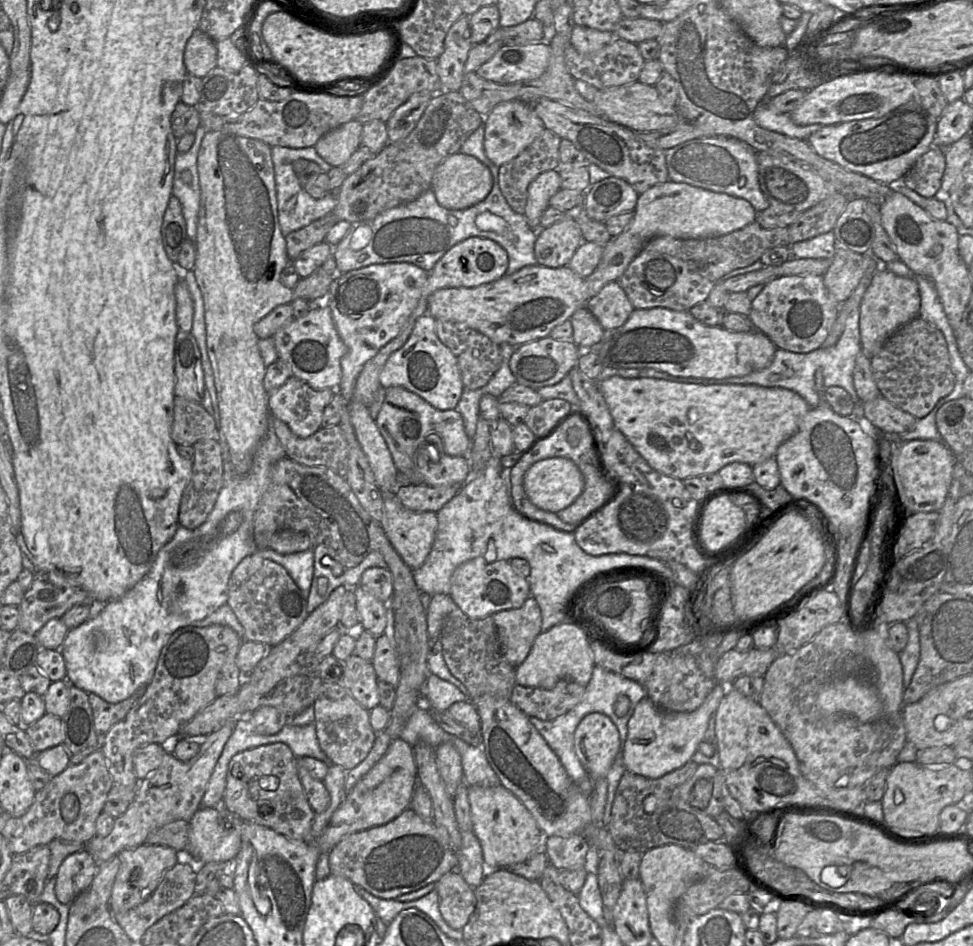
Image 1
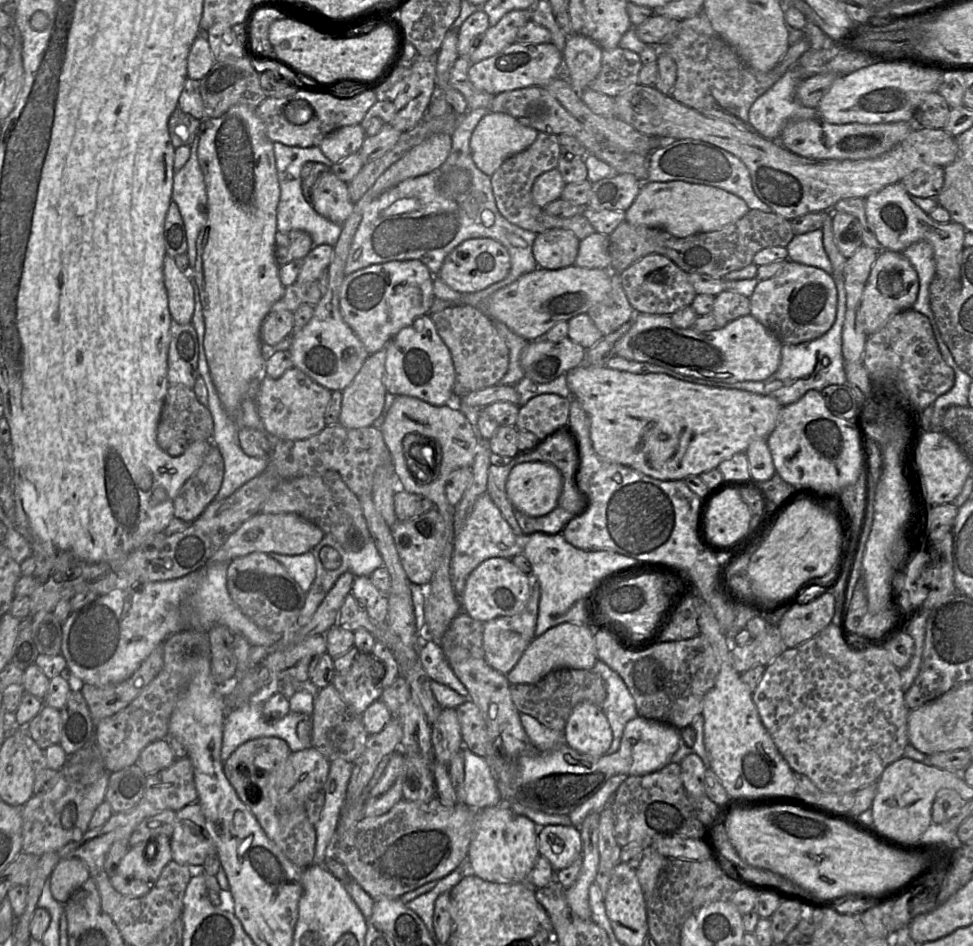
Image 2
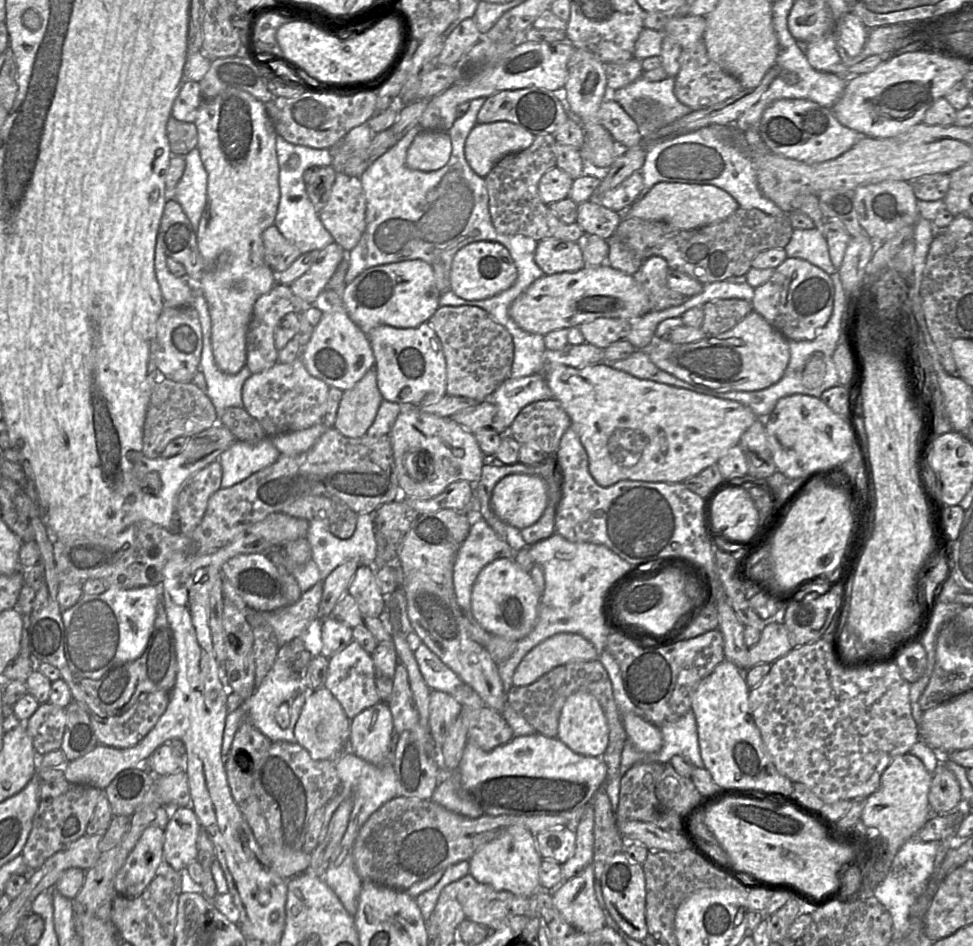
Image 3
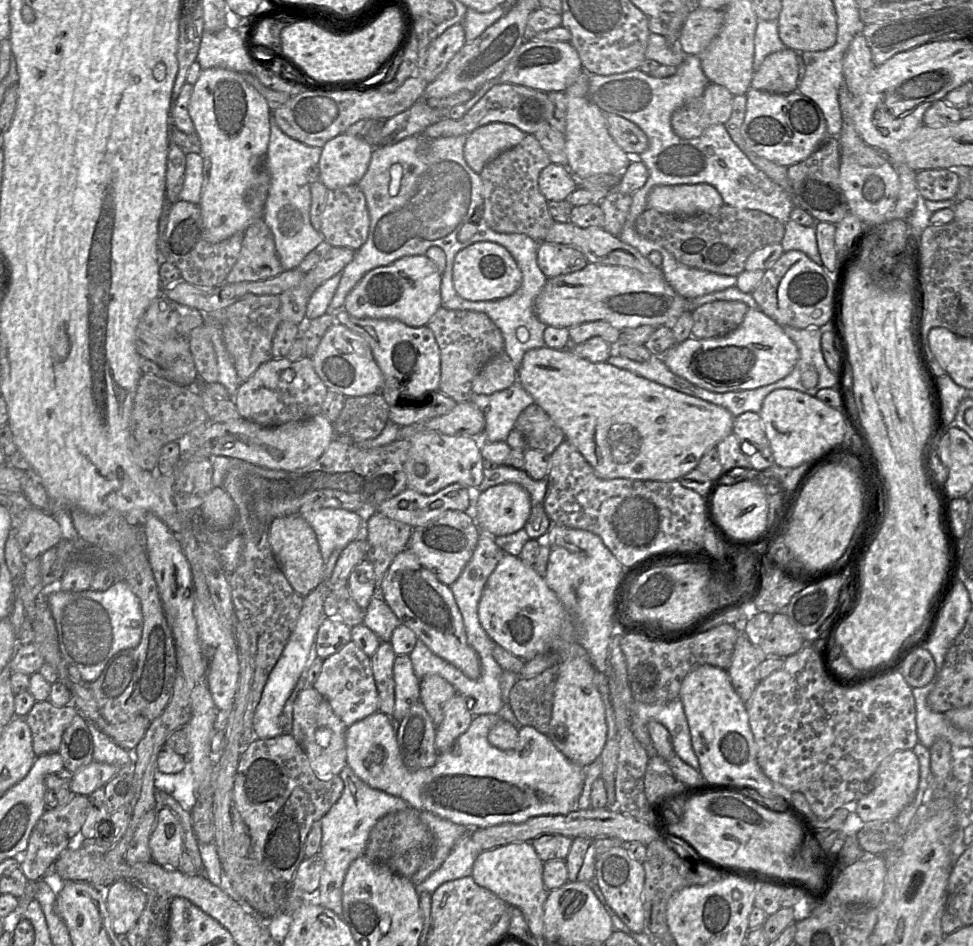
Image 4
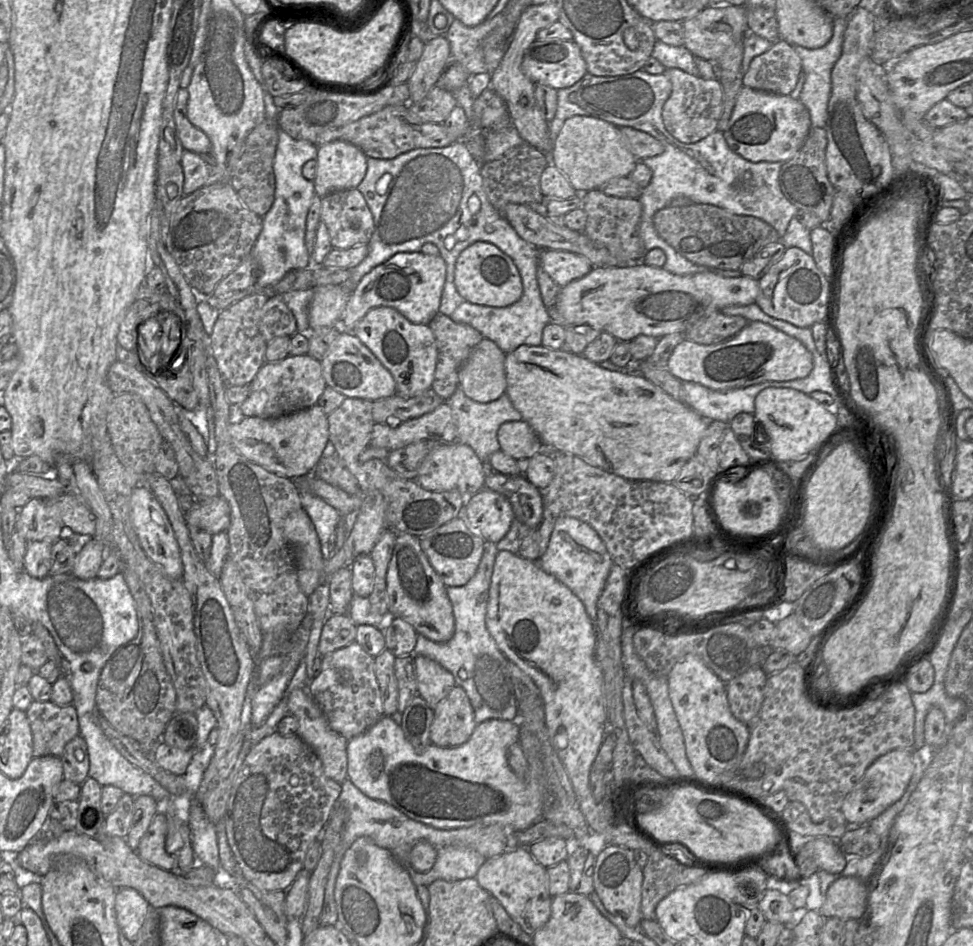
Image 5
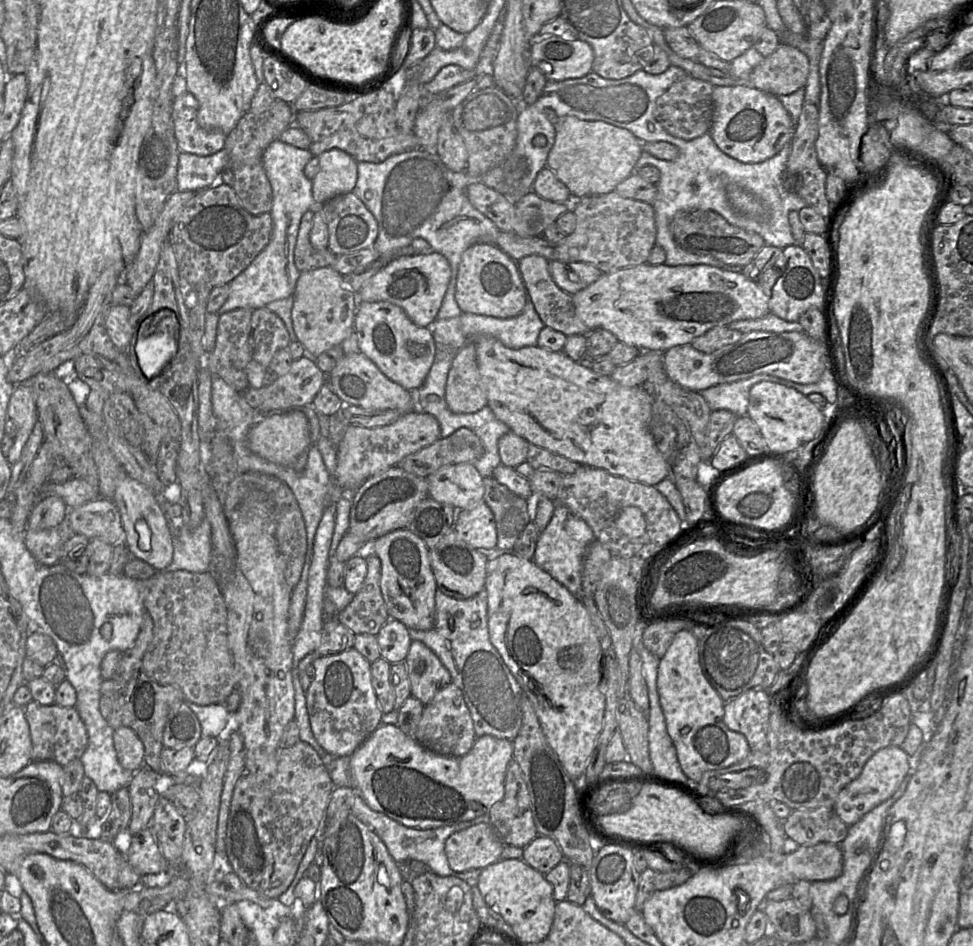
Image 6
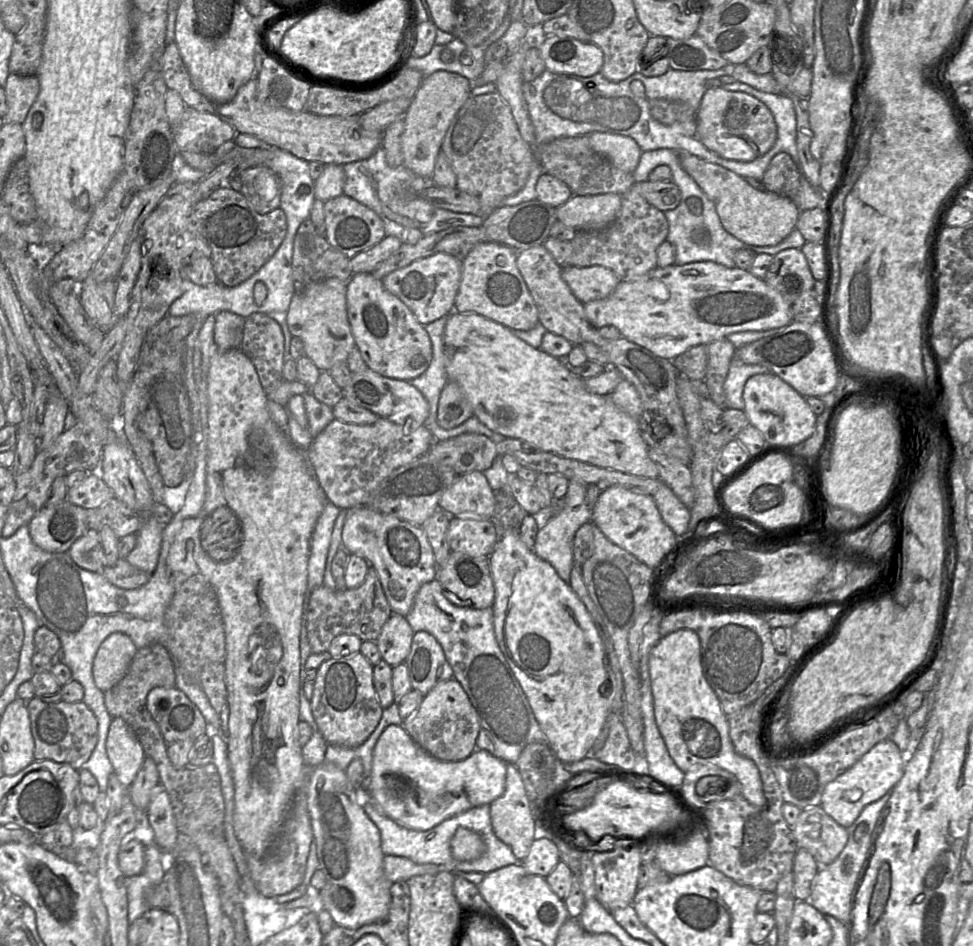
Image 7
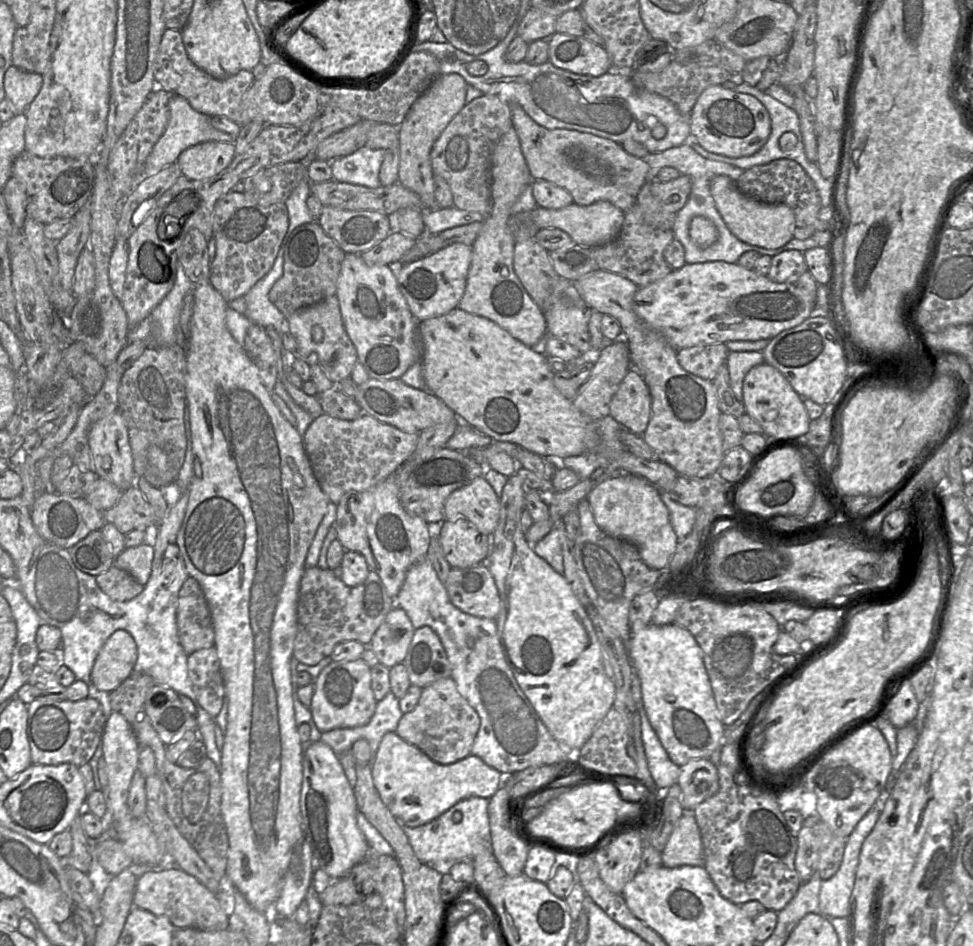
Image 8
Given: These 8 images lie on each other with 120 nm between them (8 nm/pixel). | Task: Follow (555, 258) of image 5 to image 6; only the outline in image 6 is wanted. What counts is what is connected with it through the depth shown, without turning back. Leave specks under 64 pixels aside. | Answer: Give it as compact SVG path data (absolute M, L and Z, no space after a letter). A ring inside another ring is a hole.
M549 261L549 272L554 282L571 296L595 282L603 273L585 262Z

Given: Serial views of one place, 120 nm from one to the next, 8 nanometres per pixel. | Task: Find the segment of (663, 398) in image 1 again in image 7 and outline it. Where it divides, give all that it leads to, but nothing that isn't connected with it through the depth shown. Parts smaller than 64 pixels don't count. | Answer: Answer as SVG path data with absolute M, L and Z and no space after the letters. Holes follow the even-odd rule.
M451 311L448 315L444 329L443 351L448 380L454 381L460 385L473 407L474 415L492 431L503 435L505 438L522 439L544 451L552 452L566 458L587 462L602 468L618 470L651 479L659 477L657 466L648 456L648 445L640 433L638 419L633 418L618 407L609 395L599 395L589 392L584 384L584 379L578 374L570 371L561 363L559 358L544 352L541 348L531 346L524 340L518 338L508 327L476 313L459 313L457 311Z

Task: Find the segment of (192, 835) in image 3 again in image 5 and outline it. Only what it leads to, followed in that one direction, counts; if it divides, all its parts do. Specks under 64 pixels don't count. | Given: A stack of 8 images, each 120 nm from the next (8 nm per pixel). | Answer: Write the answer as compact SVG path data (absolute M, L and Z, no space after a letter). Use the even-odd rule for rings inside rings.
M157 812L142 837L136 853L147 863L166 871L175 871L177 861L165 850L167 832L168 819L164 813Z

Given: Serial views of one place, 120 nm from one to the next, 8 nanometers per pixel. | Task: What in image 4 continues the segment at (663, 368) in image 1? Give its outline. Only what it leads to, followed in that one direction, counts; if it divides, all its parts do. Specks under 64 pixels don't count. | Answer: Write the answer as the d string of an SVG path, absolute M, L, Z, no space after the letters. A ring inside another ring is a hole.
M748 309L742 323L729 334L708 339L690 337L671 347L662 358L677 376L711 392L726 393L756 389L785 378L797 364L799 350L774 320L760 309Z

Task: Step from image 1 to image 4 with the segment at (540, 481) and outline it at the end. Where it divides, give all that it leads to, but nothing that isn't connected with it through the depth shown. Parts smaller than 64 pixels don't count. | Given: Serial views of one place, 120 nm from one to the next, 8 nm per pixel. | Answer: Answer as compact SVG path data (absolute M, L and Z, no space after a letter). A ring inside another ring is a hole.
M515 483L498 484L480 493L476 523L493 537L513 534L524 528L531 512L528 492Z

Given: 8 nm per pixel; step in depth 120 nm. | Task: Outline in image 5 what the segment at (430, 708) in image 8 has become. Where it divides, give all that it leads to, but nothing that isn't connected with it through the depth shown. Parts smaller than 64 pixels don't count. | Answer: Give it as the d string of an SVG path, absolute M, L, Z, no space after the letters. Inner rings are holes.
M458 685L433 709L431 745L457 747L467 742L476 727L470 700Z

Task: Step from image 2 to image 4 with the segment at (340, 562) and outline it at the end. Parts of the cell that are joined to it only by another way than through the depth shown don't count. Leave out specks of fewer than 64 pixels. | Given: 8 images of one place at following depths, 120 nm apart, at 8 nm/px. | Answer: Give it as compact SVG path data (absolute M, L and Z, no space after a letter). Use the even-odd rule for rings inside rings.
M303 506L299 511L315 531L325 561L334 550L343 550L359 538L363 519L356 511L321 506Z

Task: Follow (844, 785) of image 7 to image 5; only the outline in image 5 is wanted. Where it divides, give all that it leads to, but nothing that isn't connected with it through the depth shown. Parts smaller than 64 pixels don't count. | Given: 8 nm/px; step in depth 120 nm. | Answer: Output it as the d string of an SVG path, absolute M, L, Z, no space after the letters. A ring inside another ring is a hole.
M895 749L878 757L866 769L863 777L846 796L840 808L847 821L847 830L868 824L897 802L907 789L914 770L913 753L910 749Z

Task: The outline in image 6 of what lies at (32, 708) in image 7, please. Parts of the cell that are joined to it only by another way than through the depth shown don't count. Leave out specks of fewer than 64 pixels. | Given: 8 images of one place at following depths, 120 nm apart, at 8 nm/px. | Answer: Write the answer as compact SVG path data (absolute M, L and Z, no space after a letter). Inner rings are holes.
M32 700L24 709L32 742L31 761L51 760L64 766L82 757L88 745L88 734L75 707L65 708L56 703L41 705Z

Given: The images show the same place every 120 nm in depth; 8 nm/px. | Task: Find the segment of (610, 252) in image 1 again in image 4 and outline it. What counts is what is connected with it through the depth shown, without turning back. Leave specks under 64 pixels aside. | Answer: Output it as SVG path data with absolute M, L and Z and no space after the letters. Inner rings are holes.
M709 184L655 186L647 198L647 208L678 216L693 216L724 205L719 192Z

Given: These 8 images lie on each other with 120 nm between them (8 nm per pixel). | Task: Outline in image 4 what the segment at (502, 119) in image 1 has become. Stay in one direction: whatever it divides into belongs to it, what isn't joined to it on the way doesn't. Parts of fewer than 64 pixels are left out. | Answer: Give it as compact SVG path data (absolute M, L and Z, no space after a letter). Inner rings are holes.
M490 123L477 128L466 137L464 158L469 167L480 174L500 153L518 145L526 134L506 123Z

